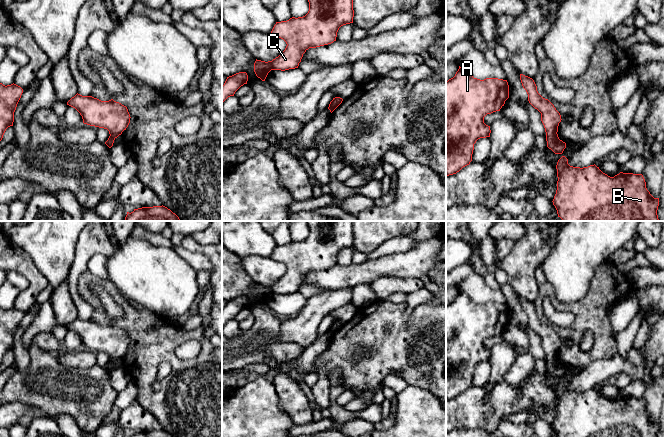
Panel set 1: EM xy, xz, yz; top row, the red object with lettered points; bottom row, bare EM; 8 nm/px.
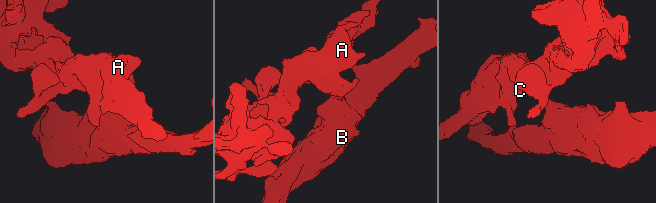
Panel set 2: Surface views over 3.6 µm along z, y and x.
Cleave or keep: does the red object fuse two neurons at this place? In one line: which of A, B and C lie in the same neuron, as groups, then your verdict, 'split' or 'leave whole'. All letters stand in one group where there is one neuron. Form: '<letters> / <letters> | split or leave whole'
A C / B | split

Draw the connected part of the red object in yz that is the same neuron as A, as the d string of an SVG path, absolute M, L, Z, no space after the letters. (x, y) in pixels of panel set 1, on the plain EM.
M460 290L455 300L446 305L446 400L456 398L470 388L476 365L490 361L490 350L484 347L484 341L500 335L508 322L507 304L480 304Z

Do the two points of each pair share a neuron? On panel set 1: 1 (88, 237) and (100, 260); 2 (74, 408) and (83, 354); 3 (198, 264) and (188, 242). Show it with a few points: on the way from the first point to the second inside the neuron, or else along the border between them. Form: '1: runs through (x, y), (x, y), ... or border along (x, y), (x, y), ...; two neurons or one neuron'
1: border along (107, 257), (95, 253), (88, 262), (87, 270); two neurons
2: border along (59, 361), (72, 367), (89, 368), (95, 365); two neurons
3: border along (180, 244), (188, 250), (201, 253), (211, 265); two neurons

